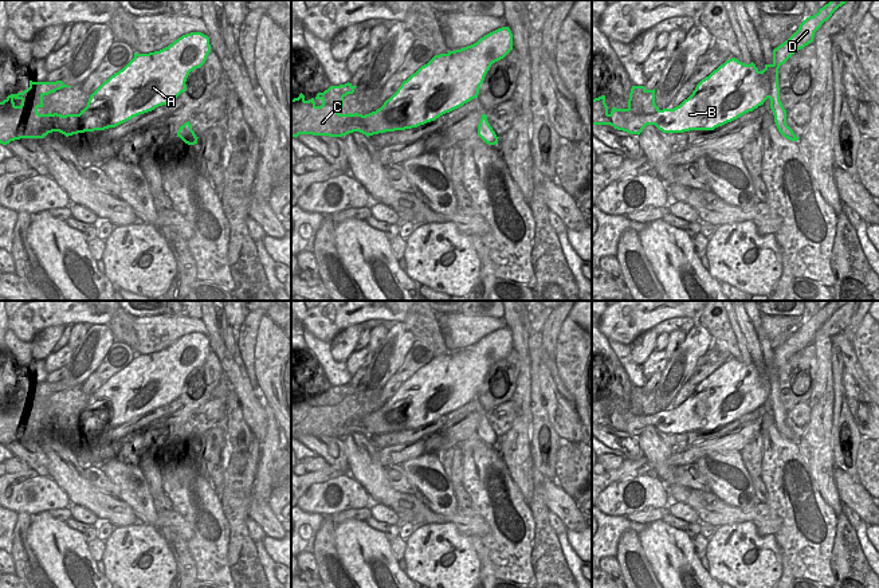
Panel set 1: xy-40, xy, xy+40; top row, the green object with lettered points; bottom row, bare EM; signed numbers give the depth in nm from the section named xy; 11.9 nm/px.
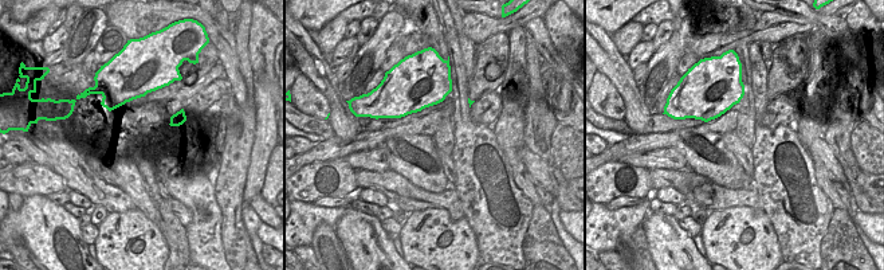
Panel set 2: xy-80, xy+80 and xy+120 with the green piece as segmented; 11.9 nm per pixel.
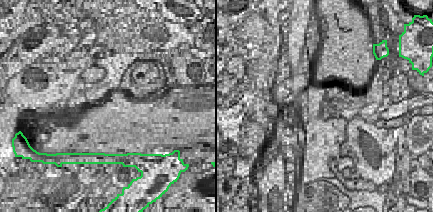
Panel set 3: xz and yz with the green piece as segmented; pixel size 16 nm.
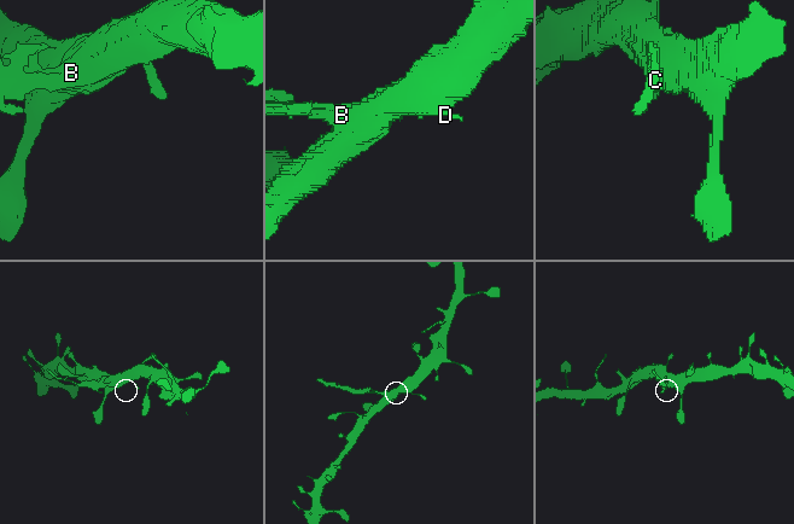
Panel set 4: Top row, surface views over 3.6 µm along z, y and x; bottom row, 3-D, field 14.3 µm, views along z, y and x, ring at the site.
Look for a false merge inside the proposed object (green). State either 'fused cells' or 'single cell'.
fused cells

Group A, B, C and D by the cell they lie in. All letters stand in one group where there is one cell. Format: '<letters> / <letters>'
A B D / C

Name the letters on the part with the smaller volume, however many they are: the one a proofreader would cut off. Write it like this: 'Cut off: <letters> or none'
Cut off: C

